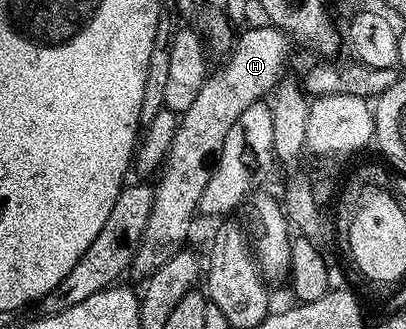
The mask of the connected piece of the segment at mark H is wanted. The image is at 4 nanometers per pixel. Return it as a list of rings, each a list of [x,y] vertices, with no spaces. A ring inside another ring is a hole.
[[[245,27],[244,33],[235,37],[234,43],[227,53],[224,65],[213,71],[198,90],[190,110],[179,117],[179,124],[173,136],[172,148],[159,173],[160,185],[155,185],[152,194],[152,210],[150,219],[143,231],[139,248],[132,259],[133,274],[147,277],[151,272],[160,269],[178,251],[185,247],[185,240],[190,232],[194,214],[200,209],[202,190],[206,190],[206,182],[210,182],[212,170],[222,146],[226,142],[226,134],[230,126],[242,110],[261,103],[273,91],[285,75],[284,67],[288,64],[289,37],[279,28]]]

